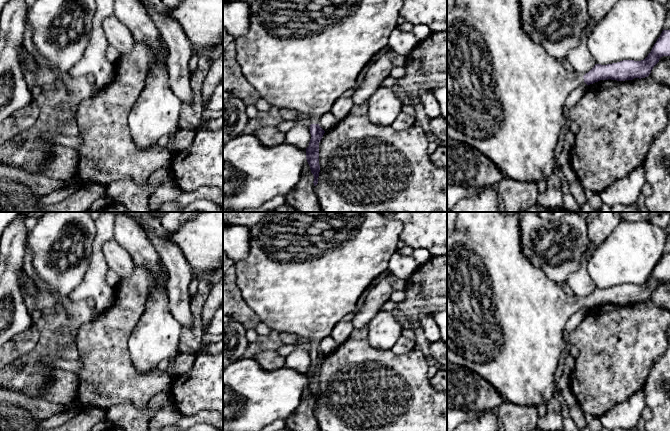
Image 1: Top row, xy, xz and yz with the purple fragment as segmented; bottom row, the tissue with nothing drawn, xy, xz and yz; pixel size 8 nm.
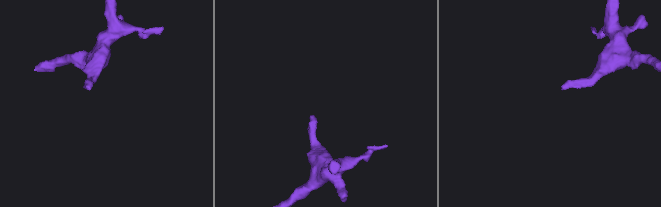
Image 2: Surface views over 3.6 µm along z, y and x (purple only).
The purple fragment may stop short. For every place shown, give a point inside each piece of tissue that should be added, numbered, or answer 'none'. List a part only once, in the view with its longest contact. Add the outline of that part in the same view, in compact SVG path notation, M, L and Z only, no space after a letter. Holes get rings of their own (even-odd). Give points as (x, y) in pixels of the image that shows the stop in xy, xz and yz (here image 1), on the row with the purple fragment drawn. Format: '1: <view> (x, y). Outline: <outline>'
1: yz (506, 96). Outline: M454 0L447 13L447 137L468 144L487 156L504 176L521 182L547 180L556 169L555 147L565 126L565 104L569 94L581 83L583 76L568 71L561 61L551 57L545 49L534 43L521 24L520 0Z

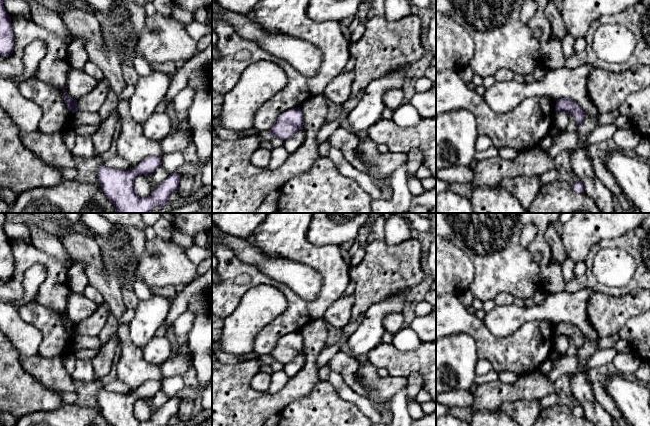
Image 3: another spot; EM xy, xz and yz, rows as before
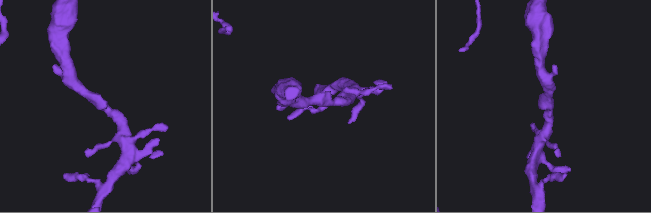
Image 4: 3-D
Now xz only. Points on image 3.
none

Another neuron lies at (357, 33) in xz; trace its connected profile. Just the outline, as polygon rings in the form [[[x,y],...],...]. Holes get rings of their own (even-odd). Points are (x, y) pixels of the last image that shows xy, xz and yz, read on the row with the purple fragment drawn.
[[[360,22],[358,26],[351,32],[350,43],[359,41],[365,32],[365,23]]]

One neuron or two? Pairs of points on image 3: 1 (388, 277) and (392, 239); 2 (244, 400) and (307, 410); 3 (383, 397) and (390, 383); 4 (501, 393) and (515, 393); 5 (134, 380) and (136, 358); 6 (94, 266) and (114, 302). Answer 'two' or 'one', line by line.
1: two
2: two
3: one
4: one
5: one
6: one

